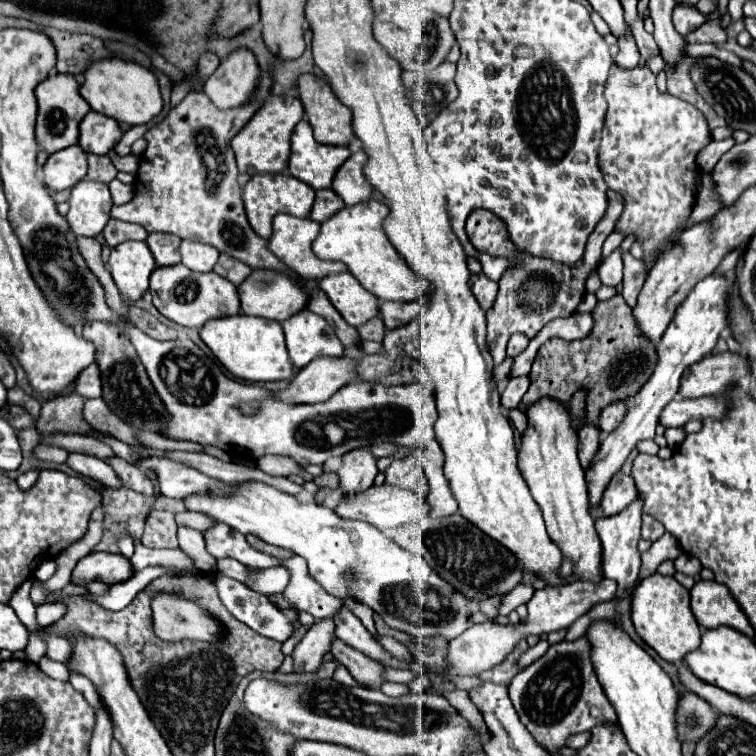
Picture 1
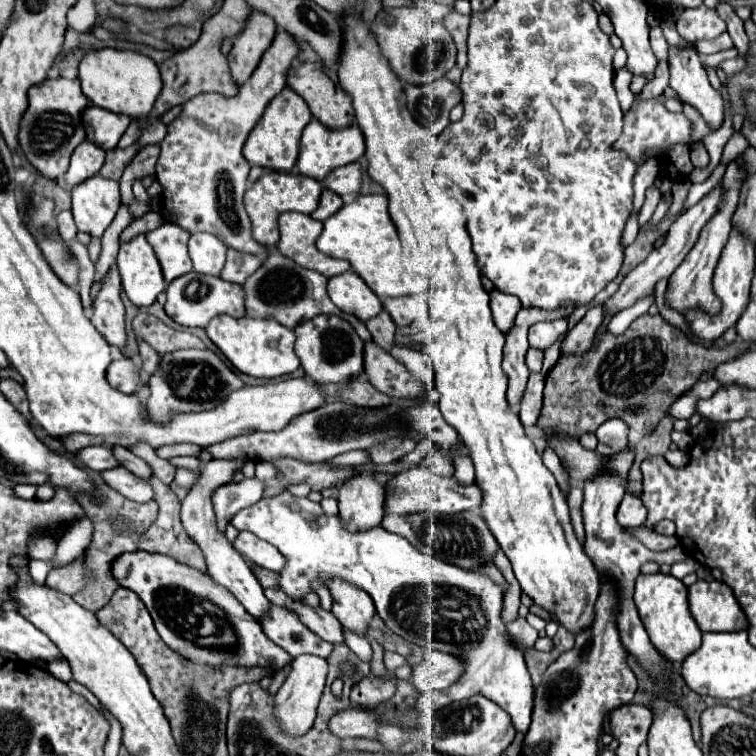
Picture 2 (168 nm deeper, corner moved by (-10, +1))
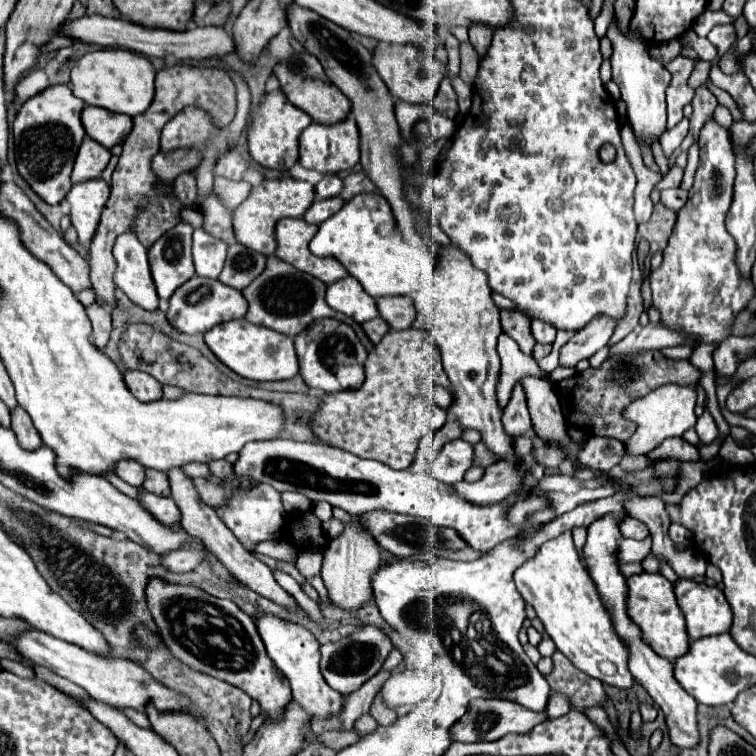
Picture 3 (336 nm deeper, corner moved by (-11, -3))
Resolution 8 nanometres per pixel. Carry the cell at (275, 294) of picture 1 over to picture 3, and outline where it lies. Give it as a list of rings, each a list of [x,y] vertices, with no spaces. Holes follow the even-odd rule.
[[[268,257],[266,269],[242,291],[242,295],[248,301],[246,319],[250,323],[254,323],[254,325],[270,327],[270,329],[274,329],[278,333],[284,333],[288,337],[298,335],[314,319],[320,319],[320,317],[334,317],[334,319],[350,323],[352,321],[350,317],[334,311],[326,303],[324,293],[326,293],[326,285],[320,279],[298,271],[296,267],[292,267],[290,263],[286,263],[286,261],[278,259],[278,257]]]

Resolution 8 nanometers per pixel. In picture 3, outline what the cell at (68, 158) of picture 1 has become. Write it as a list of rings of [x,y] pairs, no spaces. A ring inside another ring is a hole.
[[[84,137],[84,143],[80,145],[74,169],[72,169],[72,183],[82,183],[88,179],[98,179],[104,171],[104,167],[110,161],[110,151],[96,143],[94,139]]]

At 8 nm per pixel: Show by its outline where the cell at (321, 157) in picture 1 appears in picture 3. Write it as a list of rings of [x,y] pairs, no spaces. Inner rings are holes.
[[[352,117],[330,127],[310,123],[300,135],[300,165],[306,169],[314,169],[322,175],[328,175],[328,173],[348,171],[358,161],[360,161],[360,133]]]

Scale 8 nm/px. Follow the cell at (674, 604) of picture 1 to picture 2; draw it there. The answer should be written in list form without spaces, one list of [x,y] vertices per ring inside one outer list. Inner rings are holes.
[[[639,575],[635,579],[635,605],[657,651],[671,663],[681,663],[701,645],[701,631],[687,607],[687,587],[673,575]]]

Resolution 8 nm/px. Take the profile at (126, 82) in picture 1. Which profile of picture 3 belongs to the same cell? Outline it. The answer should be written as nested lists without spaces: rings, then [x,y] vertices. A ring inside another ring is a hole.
[[[100,49],[80,57],[72,69],[70,87],[76,97],[86,105],[96,105],[114,113],[126,113],[130,117],[144,113],[154,99],[154,77],[152,63],[134,51],[126,49]]]

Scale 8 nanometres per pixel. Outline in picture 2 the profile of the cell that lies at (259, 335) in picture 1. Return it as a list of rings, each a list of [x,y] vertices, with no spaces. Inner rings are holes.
[[[219,315],[211,319],[209,327],[205,329],[207,337],[221,349],[221,353],[237,367],[241,373],[249,377],[263,377],[273,379],[281,375],[289,375],[299,369],[299,357],[293,351],[295,333],[275,319],[251,319],[241,317],[235,319],[231,315]]]

